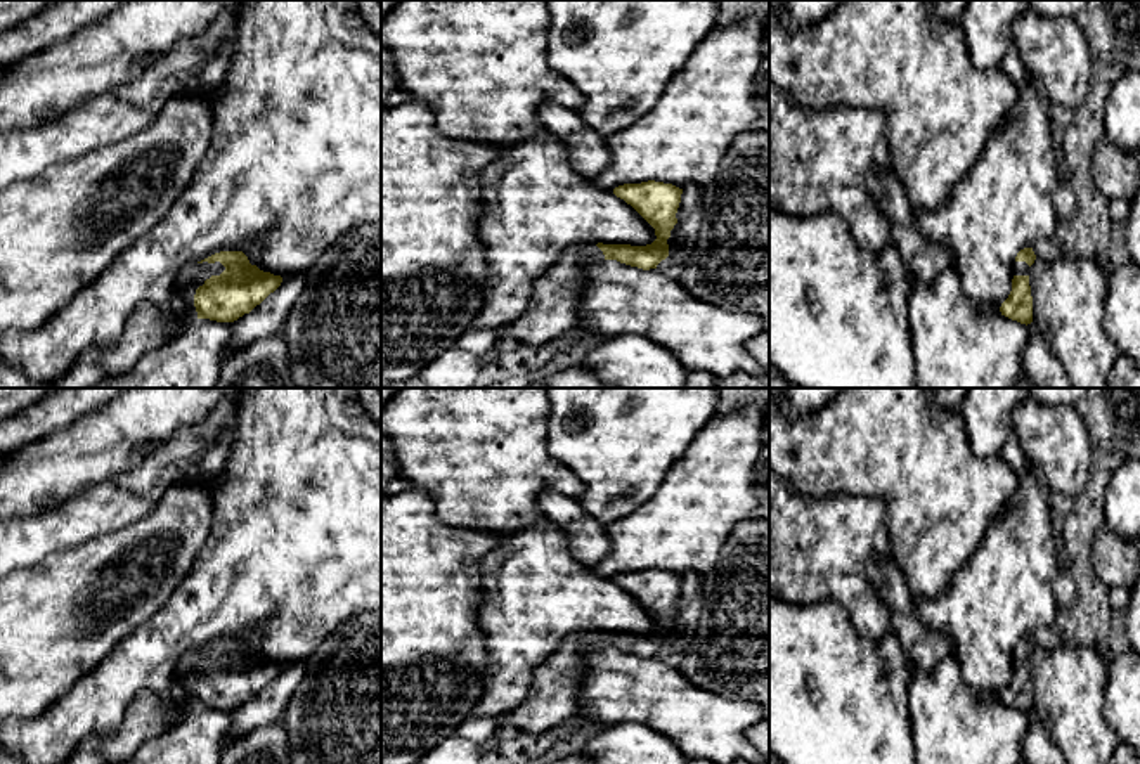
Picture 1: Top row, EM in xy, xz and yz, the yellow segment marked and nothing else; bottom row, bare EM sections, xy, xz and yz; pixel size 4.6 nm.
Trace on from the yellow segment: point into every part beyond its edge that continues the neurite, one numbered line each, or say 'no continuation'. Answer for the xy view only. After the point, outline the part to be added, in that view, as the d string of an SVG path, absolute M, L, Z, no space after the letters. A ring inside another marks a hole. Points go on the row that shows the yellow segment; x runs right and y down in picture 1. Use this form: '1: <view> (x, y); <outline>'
1: xy (193, 276); M220 262L215 263L189 263L178 275L178 288L185 293L204 284L211 275L220 275L225 267Z

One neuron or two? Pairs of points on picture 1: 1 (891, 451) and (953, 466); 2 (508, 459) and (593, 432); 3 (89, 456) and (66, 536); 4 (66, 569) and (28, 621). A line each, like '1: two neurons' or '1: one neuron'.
1: one neuron
2: two neurons
3: two neurons
4: one neuron

